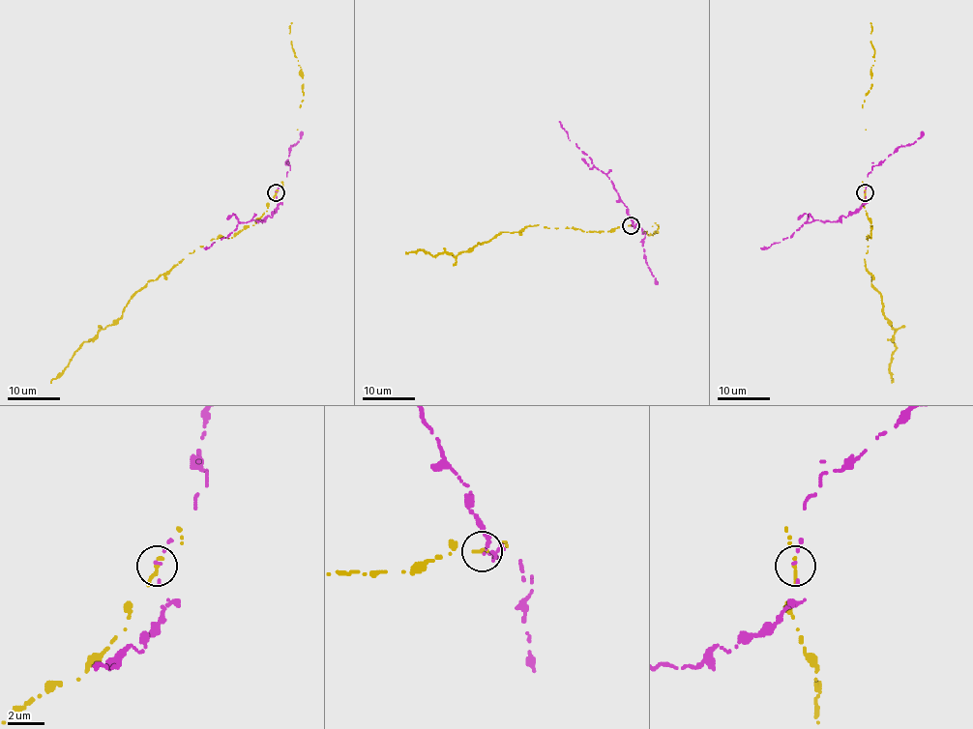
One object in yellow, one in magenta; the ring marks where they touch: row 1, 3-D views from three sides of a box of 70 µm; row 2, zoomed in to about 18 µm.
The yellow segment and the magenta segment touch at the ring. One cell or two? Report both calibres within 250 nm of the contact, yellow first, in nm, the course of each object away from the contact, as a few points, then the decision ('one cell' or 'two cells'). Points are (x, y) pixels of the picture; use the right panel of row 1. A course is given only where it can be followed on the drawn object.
200 nm thick on the yellow side, 170 nm on the other; yellow runs (865, 192), (864, 208), (871, 238), (868, 236), (865, 268), (881, 294), (883, 316), (895, 329), (891, 382); magenta runs (865, 192), (865, 203), (845, 217), (831, 222), (817, 219), (807, 222), (791, 238), (761, 248); two cells

